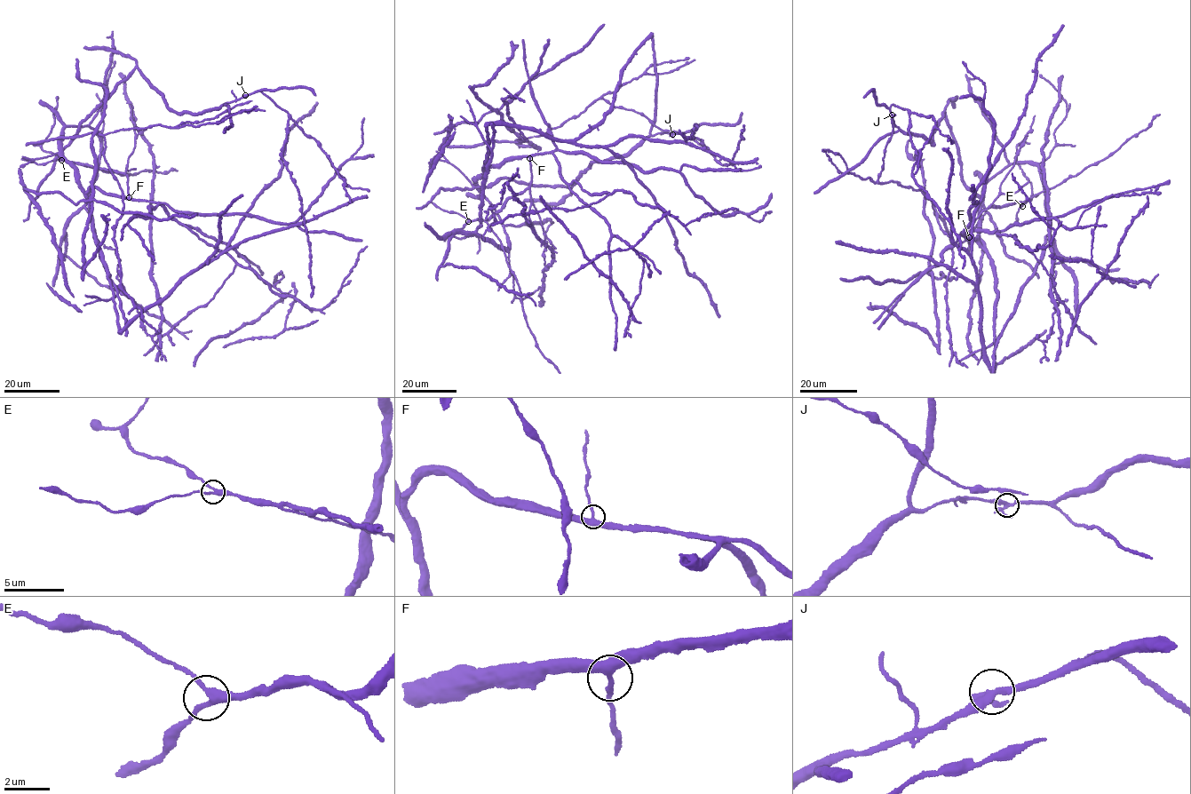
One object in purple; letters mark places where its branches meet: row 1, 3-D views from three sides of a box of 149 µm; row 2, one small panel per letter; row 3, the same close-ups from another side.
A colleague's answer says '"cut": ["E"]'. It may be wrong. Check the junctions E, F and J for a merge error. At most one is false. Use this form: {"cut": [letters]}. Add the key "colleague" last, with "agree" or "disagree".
{"cut": [], "colleague": "disagree"}

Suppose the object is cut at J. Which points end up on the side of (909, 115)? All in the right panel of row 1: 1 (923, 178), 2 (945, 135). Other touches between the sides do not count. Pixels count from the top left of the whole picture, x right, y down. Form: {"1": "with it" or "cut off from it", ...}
{"1": "cut off from it", "2": "with it"}

